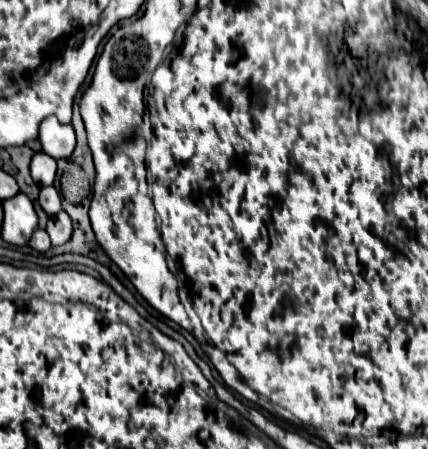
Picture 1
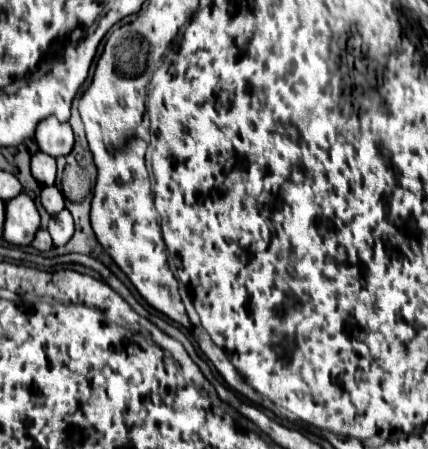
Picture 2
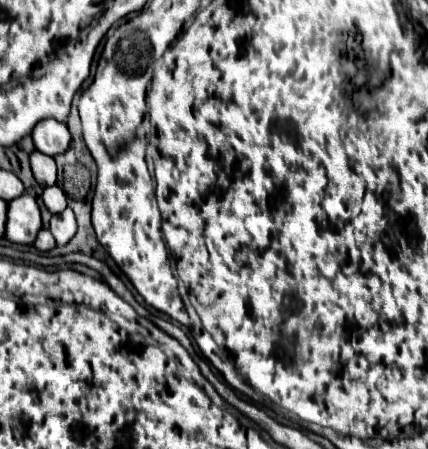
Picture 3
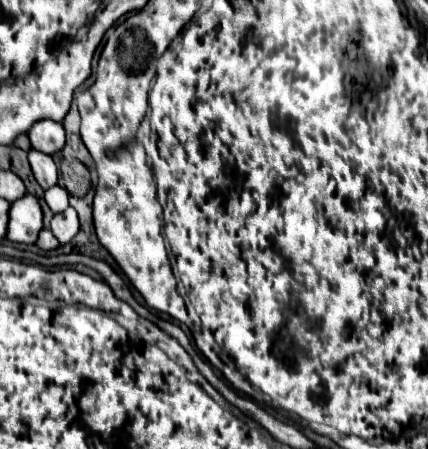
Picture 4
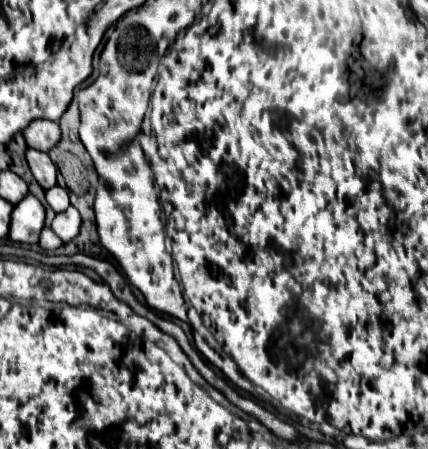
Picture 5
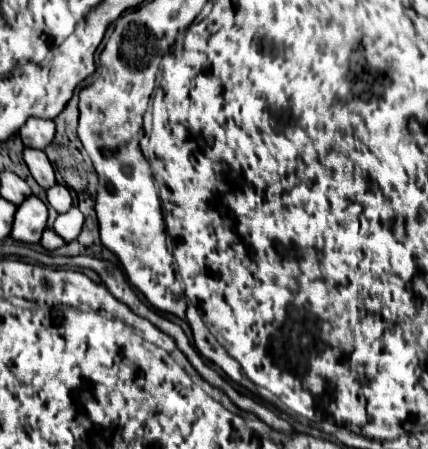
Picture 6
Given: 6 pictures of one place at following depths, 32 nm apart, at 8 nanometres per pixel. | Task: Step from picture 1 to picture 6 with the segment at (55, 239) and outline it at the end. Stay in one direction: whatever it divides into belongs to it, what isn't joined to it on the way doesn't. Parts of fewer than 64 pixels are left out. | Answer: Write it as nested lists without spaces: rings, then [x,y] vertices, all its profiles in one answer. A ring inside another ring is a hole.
[[[72,206],[70,212],[58,214],[58,218],[54,220],[52,230],[54,230],[60,238],[64,238],[66,242],[72,242],[72,240],[80,234],[82,224],[84,224],[84,216],[82,216],[82,212],[80,212],[76,206]]]

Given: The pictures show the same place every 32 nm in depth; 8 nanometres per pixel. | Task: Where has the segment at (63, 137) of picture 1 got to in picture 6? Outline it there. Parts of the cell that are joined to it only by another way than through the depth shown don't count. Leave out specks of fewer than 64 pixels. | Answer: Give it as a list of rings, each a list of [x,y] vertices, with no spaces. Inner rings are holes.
[[[30,118],[20,128],[20,136],[22,136],[24,146],[44,150],[46,146],[50,146],[54,142],[56,124],[52,120],[44,120],[44,118]]]

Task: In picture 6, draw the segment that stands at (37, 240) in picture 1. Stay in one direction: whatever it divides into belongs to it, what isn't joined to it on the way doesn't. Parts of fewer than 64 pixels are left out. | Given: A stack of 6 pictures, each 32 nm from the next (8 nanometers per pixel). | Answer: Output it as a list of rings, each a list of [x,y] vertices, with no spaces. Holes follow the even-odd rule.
[[[46,228],[44,234],[42,234],[40,244],[42,244],[46,250],[56,250],[56,248],[64,246],[64,240],[62,240],[62,238],[52,230],[52,228]]]

